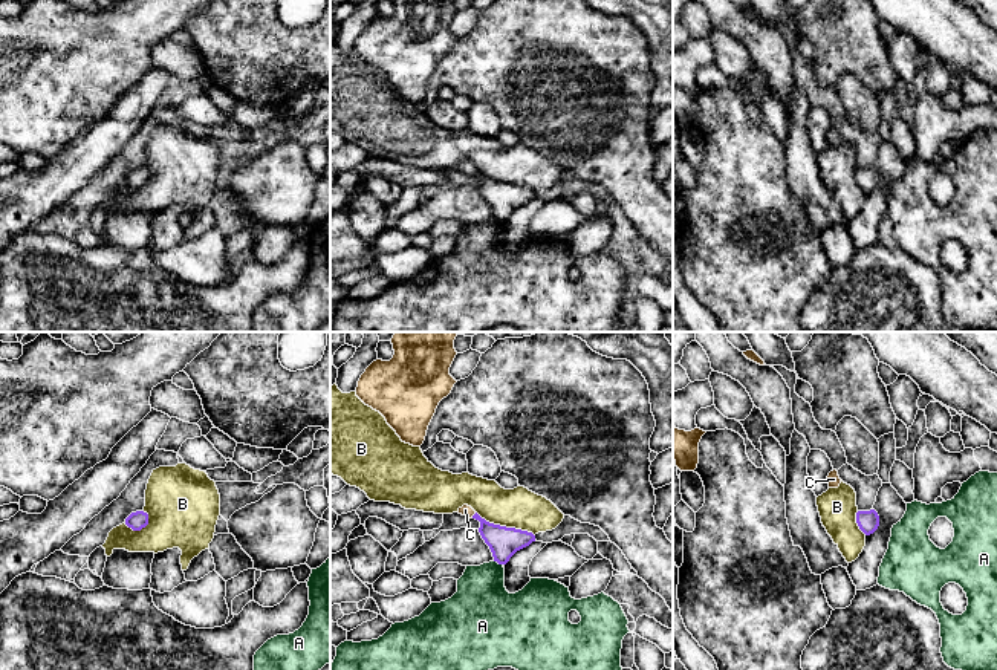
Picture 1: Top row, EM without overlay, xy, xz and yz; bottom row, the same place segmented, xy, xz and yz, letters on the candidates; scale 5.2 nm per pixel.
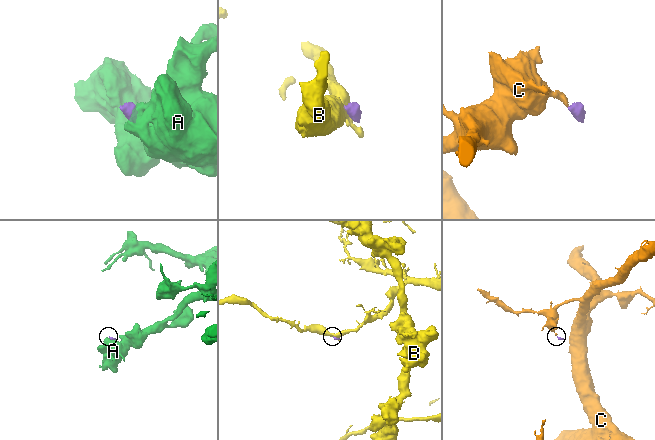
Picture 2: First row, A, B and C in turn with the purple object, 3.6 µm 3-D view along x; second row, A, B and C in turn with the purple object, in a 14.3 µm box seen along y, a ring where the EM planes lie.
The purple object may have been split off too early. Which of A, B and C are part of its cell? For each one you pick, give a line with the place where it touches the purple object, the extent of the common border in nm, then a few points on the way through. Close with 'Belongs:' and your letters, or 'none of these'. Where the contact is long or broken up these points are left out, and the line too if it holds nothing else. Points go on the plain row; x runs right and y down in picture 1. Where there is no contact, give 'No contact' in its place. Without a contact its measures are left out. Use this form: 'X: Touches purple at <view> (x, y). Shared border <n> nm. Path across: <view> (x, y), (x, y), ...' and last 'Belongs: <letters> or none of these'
C: Touches purple at xz (473, 173). Shared border 40 nm. Path across: xz (503, 199), (473, 173), (465, 167)
Belongs: C

